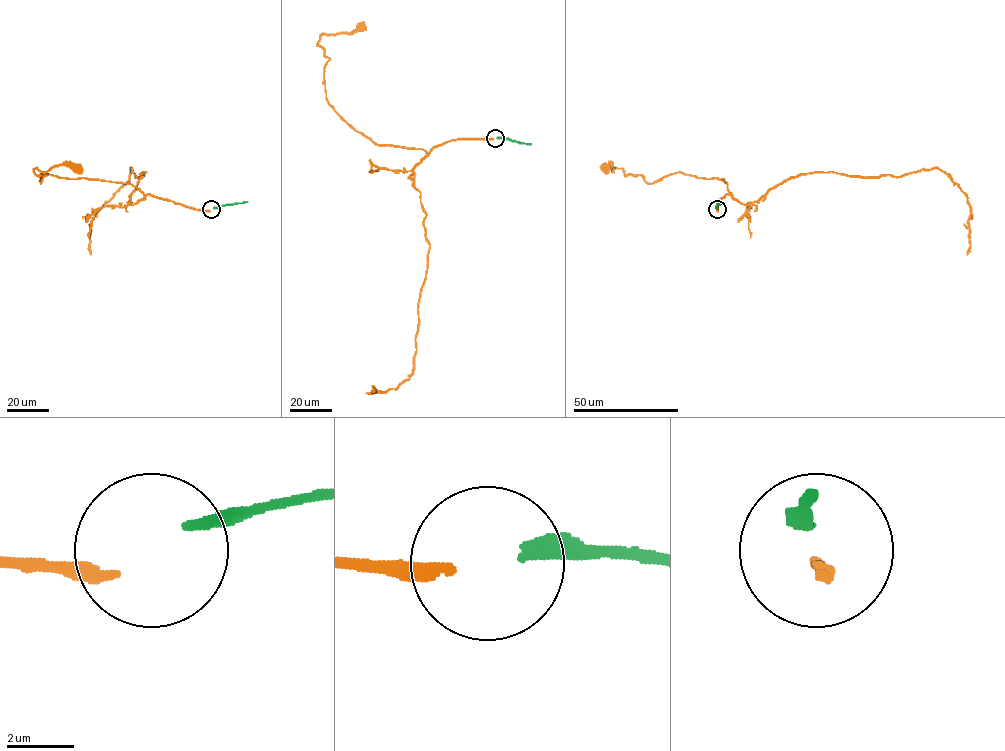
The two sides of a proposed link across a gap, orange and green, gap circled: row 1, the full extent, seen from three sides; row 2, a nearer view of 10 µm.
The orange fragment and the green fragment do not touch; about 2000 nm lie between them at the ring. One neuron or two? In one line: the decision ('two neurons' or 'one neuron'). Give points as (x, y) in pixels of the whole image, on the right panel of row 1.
two neurons

